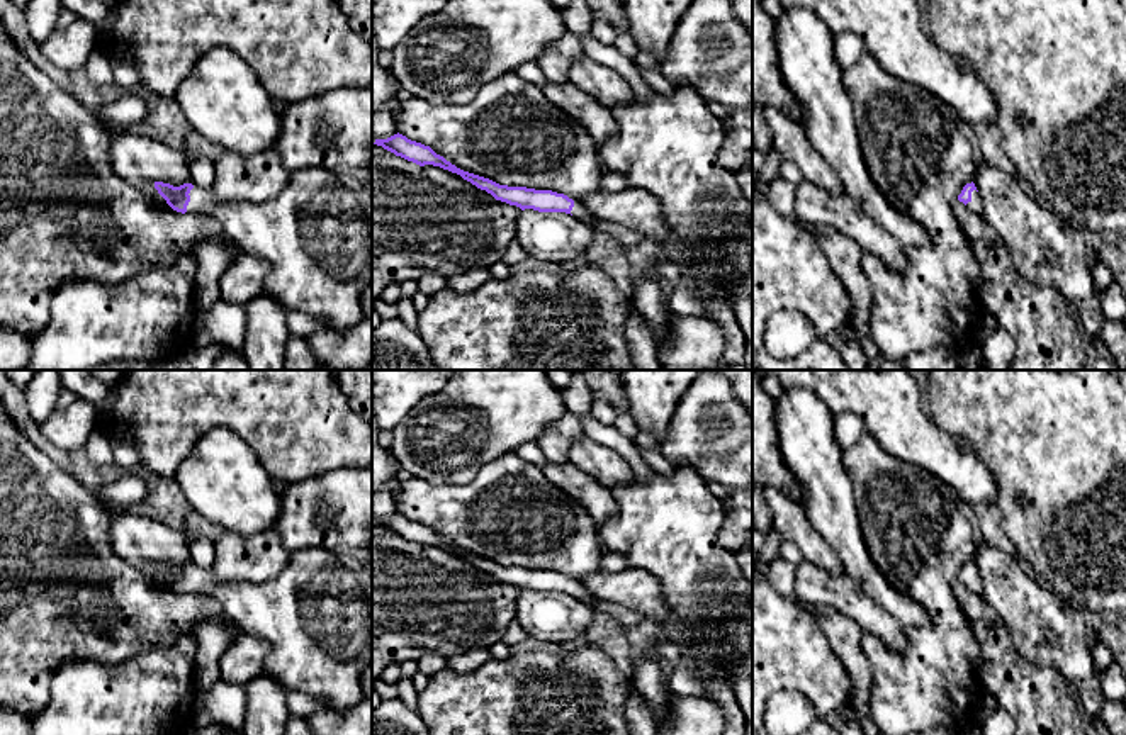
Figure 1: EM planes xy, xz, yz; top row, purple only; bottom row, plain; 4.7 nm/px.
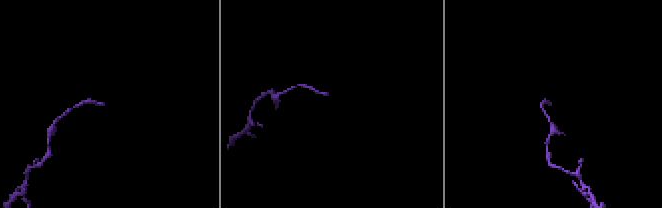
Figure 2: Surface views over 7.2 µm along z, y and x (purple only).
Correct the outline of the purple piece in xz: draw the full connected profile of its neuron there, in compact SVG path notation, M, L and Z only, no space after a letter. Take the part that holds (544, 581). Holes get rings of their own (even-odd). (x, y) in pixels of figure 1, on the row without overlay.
M394 514L387 519L375 519L377 526L401 536L408 541L413 541L419 547L433 545L452 553L460 555L464 560L470 562L481 570L491 574L496 581L506 582L510 586L516 586L521 591L533 589L538 592L566 592L572 594L574 598L594 606L600 599L591 594L583 584L574 582L564 574L557 574L552 570L535 570L526 567L508 567L499 565L489 558L464 552L447 541L443 536L436 535L430 526L421 523L411 521L403 514Z

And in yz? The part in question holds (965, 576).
M973 562L963 567L961 574L958 575L958 581L963 582L975 594L982 592L980 575Z

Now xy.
M309 548L290 553L282 572L262 584L216 579L209 569L155 562L177 592L216 598L239 633L268 642L265 672L287 691L321 698L329 711L346 713L363 699L363 679L372 667L372 565L360 552Z

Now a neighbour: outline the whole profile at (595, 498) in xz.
M571 462L567 463L545 463L545 477L579 502L588 514L594 519L598 530L616 513L616 501L610 489L600 484L584 470L579 470Z

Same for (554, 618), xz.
M521 591L515 620L523 630L550 648L577 643L594 616L591 604L566 592Z

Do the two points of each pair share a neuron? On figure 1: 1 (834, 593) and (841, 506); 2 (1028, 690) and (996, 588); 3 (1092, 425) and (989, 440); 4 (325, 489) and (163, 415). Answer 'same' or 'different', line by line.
1: different
2: different
3: same
4: different

